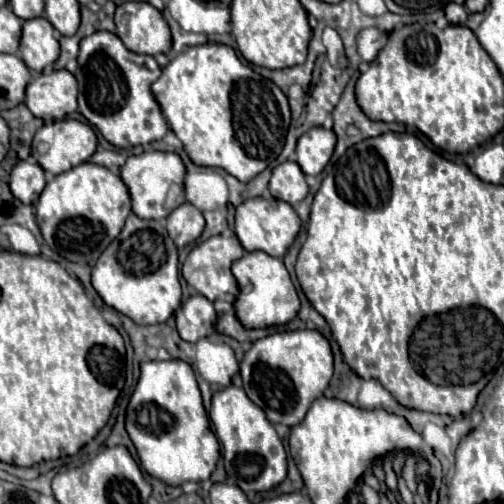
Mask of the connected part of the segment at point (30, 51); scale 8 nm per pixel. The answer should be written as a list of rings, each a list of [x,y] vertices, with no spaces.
[[[46,18],[26,20],[22,26],[22,40],[18,56],[34,72],[44,72],[58,60],[60,44],[54,36],[54,28]]]

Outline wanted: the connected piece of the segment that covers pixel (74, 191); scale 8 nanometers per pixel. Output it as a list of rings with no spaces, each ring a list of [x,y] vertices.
[[[84,162],[48,180],[36,202],[36,222],[44,242],[62,258],[76,264],[94,264],[106,246],[120,234],[130,214],[130,196],[120,176],[108,168]]]

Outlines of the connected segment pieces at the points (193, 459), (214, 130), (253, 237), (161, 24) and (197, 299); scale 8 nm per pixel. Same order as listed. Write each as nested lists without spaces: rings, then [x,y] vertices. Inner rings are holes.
[[[182,360],[142,362],[136,390],[126,408],[126,430],[146,472],[170,486],[208,480],[220,458],[220,444],[210,430],[194,370]]]
[[[206,42],[200,46],[192,46],[180,52],[164,70],[162,76],[152,84],[154,98],[158,100],[162,114],[174,134],[182,140],[186,154],[198,166],[222,168],[240,182],[250,182],[262,170],[266,170],[268,160],[250,158],[234,138],[232,128],[232,104],[230,90],[234,80],[250,78],[252,68],[244,66],[236,52],[226,44]]]
[[[250,198],[242,202],[236,210],[236,236],[244,250],[248,252],[266,252],[274,258],[284,258],[286,250],[294,242],[296,234],[300,230],[300,218],[294,212],[294,208],[282,200],[274,198]]]
[[[126,2],[116,8],[116,34],[136,54],[170,52],[170,28],[162,14],[146,2]]]
[[[196,294],[188,298],[182,308],[176,312],[176,328],[182,340],[196,342],[208,334],[216,322],[214,306],[208,298]]]

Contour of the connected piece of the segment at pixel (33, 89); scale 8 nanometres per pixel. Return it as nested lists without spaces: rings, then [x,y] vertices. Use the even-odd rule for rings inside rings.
[[[54,70],[36,76],[26,86],[26,106],[42,120],[62,120],[76,112],[76,78],[68,70]]]

